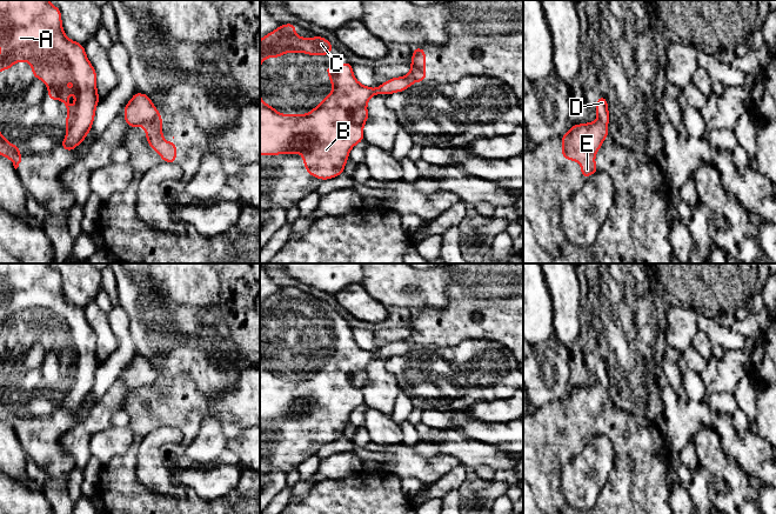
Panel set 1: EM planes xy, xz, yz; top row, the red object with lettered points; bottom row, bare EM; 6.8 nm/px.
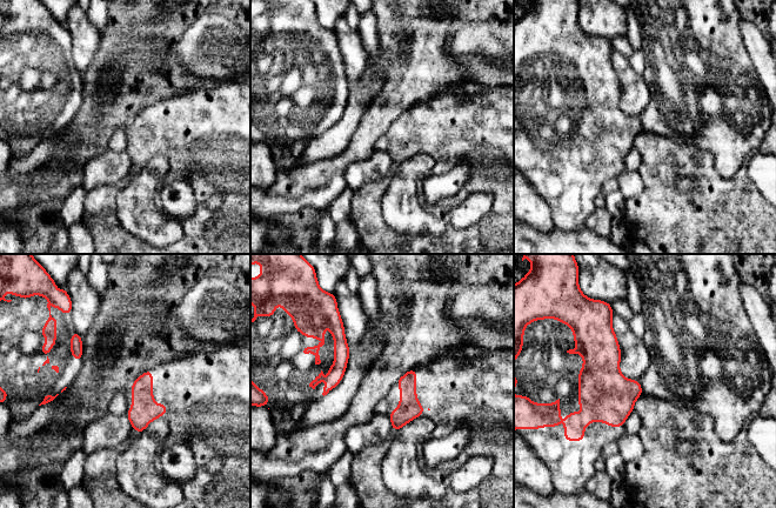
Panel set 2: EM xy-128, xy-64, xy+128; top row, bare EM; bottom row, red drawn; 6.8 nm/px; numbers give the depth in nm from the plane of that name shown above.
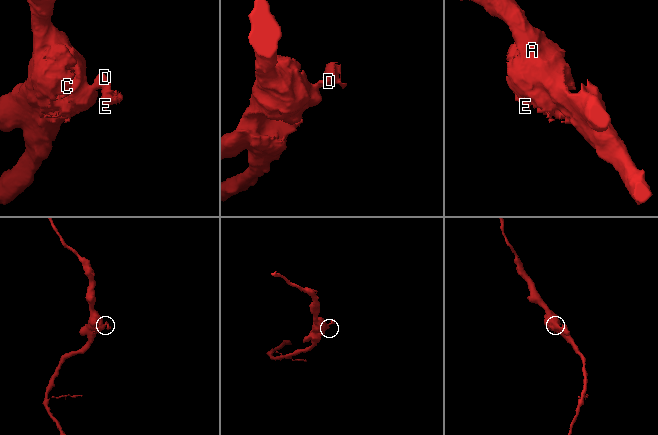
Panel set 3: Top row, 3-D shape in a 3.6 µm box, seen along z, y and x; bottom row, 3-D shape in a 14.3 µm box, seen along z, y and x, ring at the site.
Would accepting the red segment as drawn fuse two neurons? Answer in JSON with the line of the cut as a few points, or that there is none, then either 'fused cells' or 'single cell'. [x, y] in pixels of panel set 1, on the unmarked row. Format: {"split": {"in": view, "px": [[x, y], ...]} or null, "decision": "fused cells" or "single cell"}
{"split": {"in": "xy", "px": [[159, 376], [151, 385], [140, 388]]}, "decision": "fused cells"}

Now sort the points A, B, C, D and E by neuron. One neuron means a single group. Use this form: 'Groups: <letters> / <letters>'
Groups: A B C D / E

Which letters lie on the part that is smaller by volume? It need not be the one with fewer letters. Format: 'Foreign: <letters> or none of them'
Foreign: E

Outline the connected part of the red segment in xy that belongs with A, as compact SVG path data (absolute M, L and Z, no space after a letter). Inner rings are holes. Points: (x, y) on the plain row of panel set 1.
M0 263L0 309L4 313L0 315L0 334L11 333L13 327L24 323L31 327L33 341L41 342L48 351L49 363L63 363L62 369L66 372L66 402L61 405L61 412L71 416L80 408L89 396L94 380L95 372L100 363L96 354L96 335L89 326L83 308L69 303L62 293L61 274L52 268L48 263ZM66 331L71 331L71 346L75 349L75 379L71 380L72 369L66 363L71 360L71 353L66 351Z

